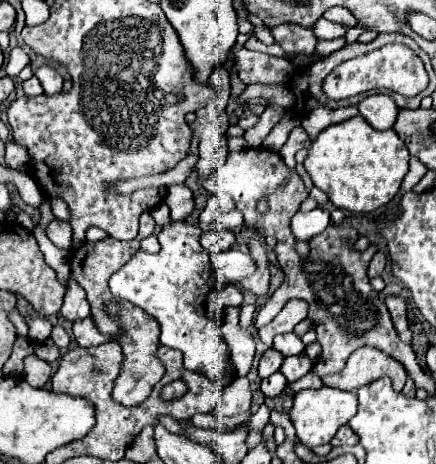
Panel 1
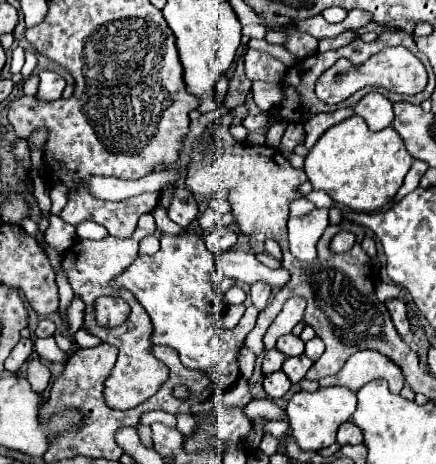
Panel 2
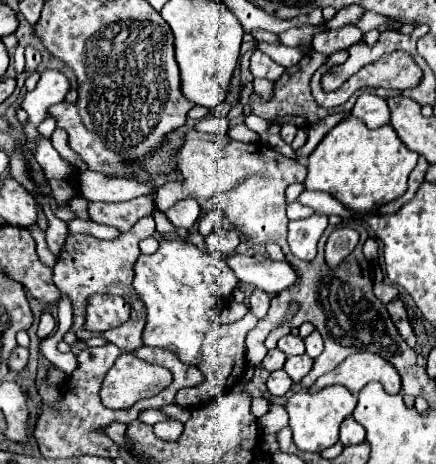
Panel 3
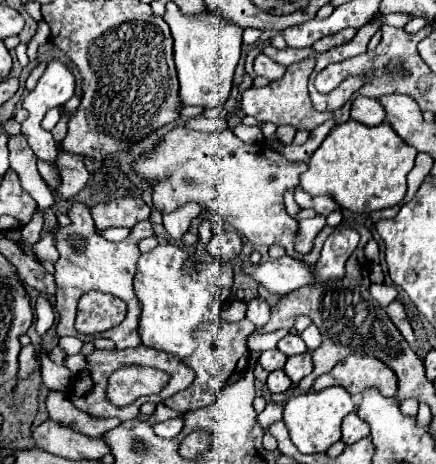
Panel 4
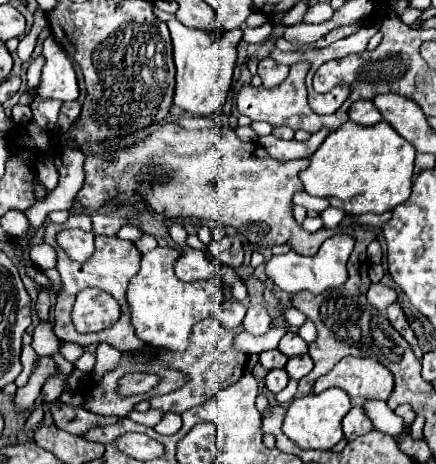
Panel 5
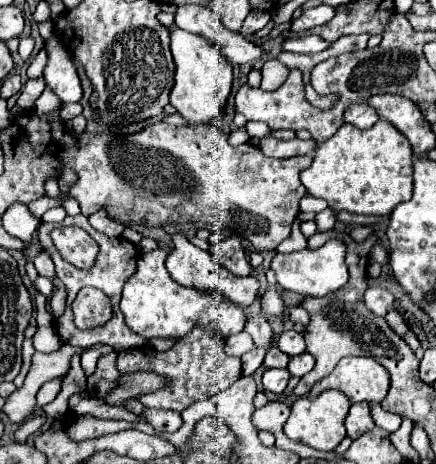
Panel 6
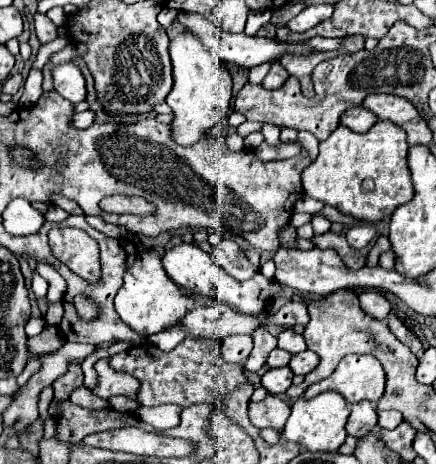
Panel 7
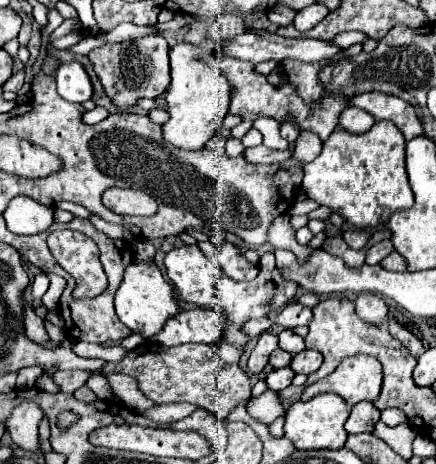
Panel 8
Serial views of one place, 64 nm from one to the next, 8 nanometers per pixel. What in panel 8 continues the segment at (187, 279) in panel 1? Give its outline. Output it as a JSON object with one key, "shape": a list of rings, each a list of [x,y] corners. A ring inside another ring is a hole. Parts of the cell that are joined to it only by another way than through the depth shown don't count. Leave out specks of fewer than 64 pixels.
{"shape":[[[134,262],[126,268],[124,280],[116,290],[116,314],[124,326],[128,326],[132,332],[142,334],[144,338],[150,338],[158,334],[166,324],[166,320],[176,312],[178,312],[178,300],[174,298],[172,286],[164,280],[158,268],[140,262]]]}

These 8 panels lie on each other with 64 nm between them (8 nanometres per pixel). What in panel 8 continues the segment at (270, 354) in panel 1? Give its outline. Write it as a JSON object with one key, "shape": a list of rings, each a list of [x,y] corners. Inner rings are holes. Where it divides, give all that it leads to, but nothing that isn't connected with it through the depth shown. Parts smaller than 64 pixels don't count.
{"shape":[[[276,348],[276,350],[272,352],[272,356],[270,356],[270,366],[272,366],[272,368],[282,368],[282,366],[288,366],[290,360],[292,360],[292,354],[288,354],[288,352],[282,350],[282,348]]]}

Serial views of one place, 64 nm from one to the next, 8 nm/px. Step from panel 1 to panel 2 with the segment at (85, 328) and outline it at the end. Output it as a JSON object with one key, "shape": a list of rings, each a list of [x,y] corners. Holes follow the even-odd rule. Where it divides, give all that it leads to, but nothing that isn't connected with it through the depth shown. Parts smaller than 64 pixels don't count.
{"shape":[[[78,330],[78,332],[74,334],[74,340],[78,342],[78,346],[98,346],[98,344],[102,344],[100,338],[90,336],[86,330]]]}

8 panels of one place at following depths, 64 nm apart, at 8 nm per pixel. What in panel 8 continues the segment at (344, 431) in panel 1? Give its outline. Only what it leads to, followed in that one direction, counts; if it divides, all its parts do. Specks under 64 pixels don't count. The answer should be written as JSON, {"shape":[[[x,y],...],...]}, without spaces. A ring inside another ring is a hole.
{"shape":[[[360,402],[358,406],[352,408],[350,418],[346,420],[346,432],[348,434],[372,432],[378,420],[380,420],[380,410],[372,402]]]}

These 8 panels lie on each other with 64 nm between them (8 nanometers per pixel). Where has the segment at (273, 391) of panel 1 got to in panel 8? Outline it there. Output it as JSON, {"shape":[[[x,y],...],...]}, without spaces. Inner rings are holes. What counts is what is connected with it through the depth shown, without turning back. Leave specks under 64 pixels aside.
{"shape":[[[280,368],[280,370],[272,370],[268,376],[266,376],[266,384],[270,390],[278,392],[278,390],[284,390],[286,386],[292,384],[292,378],[294,378],[294,372],[292,368]]]}

